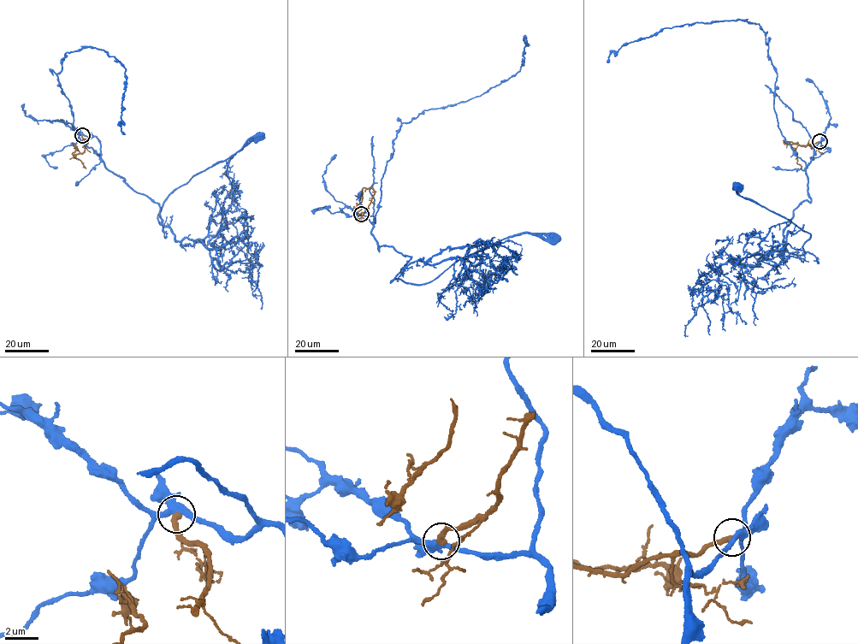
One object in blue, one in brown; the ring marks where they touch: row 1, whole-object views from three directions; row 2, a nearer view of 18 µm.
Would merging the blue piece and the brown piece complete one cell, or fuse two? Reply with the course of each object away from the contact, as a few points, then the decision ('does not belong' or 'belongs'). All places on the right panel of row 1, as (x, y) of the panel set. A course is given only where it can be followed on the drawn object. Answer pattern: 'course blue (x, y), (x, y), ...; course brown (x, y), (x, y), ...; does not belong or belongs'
course blue (819, 141), (806, 169), (811, 201), (783, 233), (786, 250), (804, 253), (809, 233), (736, 186); course brown (819, 141), (805, 146), (784, 142), (789, 142), (796, 152), (797, 163), (801, 168); does not belong

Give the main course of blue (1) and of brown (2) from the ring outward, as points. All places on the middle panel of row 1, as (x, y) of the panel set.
1: (361, 215), (374, 217), (378, 251), (391, 246), (411, 257), (390, 282), (426, 284), (518, 233), (553, 238)
2: (361, 214), (368, 209), (374, 194), (371, 188), (362, 189), (358, 215)

